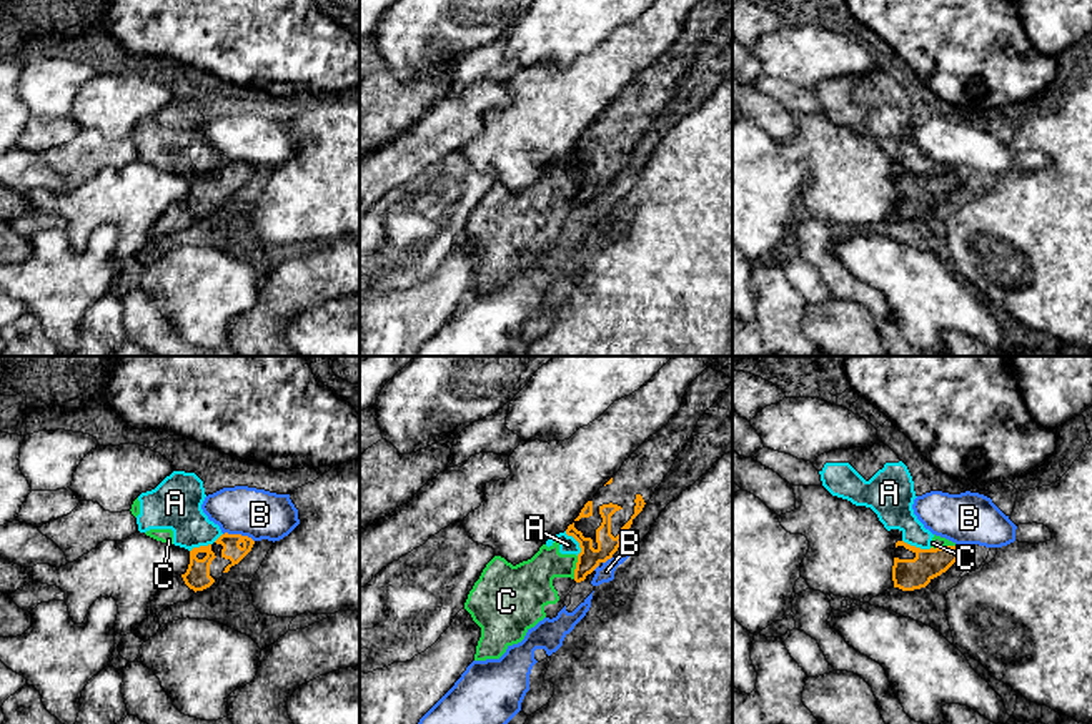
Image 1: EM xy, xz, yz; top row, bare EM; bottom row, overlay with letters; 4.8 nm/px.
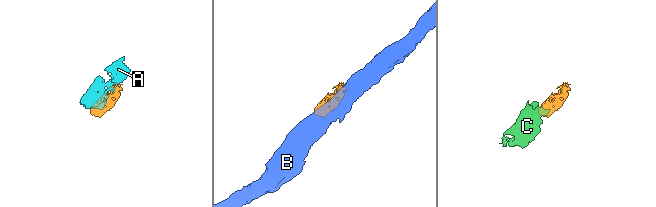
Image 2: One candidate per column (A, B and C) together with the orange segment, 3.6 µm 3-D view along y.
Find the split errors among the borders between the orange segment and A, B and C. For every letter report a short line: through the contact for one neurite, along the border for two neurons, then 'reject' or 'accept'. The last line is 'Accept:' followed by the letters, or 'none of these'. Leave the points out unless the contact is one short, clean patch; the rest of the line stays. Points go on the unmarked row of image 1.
A: line yz (903, 167), (921, 175), (931, 175); reject
B: reject
C: line yz (956, 172), (931, 175); reject
Accept: none of these

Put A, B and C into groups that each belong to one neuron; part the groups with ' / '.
A C / B

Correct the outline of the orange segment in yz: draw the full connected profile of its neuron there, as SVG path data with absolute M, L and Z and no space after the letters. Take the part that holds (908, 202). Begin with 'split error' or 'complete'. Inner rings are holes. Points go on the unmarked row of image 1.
split error | M904 168L896 170L896 185L892 193L894 215L914 218L926 215L934 205L946 200L960 181L960 175L931 175L921 176Z

